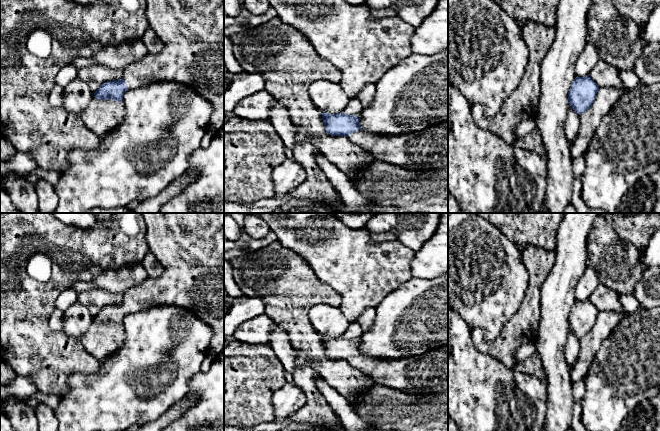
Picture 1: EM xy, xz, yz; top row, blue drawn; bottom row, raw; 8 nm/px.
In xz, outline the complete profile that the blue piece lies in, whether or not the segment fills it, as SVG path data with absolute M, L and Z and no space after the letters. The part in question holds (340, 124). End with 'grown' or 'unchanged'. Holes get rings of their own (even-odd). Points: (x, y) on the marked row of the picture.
M322 113L326 133L344 136L376 160L421 173L448 165L448 121L413 133L384 136L361 130L358 116Z | grown

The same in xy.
M145 0L145 15L150 28L163 41L164 48L157 54L146 56L123 70L123 78L107 81L94 92L98 100L122 102L127 89L134 89L154 82L167 81L191 86L213 106L208 130L212 133L224 127L224 0Z | grown

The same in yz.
M588 76L576 77L568 92L568 103L579 115L593 104L599 90L598 85Z | unchanged

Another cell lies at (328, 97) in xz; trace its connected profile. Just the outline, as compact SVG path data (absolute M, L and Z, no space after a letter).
M329 80L314 81L308 87L308 94L312 103L322 113L341 113L350 101L340 83L333 83Z

